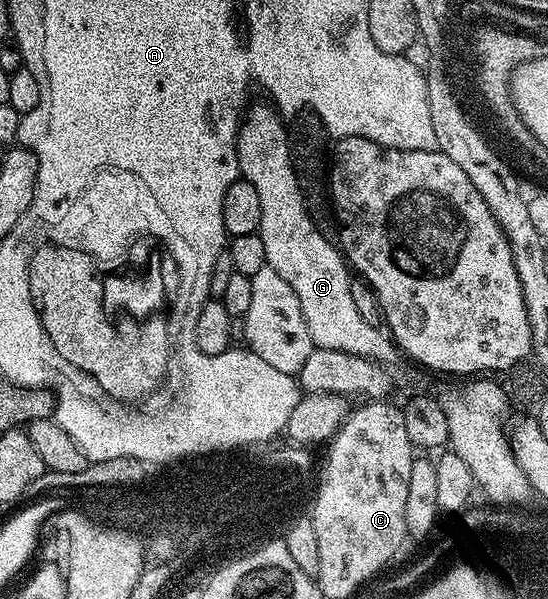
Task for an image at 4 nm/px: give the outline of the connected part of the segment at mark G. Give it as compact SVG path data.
M268 102L250 106L237 130L237 160L240 178L255 185L259 205L263 205L261 230L263 249L267 252L266 264L295 289L307 329L313 338L314 348L339 349L359 357L390 365L399 356L399 348L380 326L363 321L363 313L351 298L351 268L346 263L317 263L317 255L307 255L299 239L299 181L289 154L290 132L281 122L282 116Z

